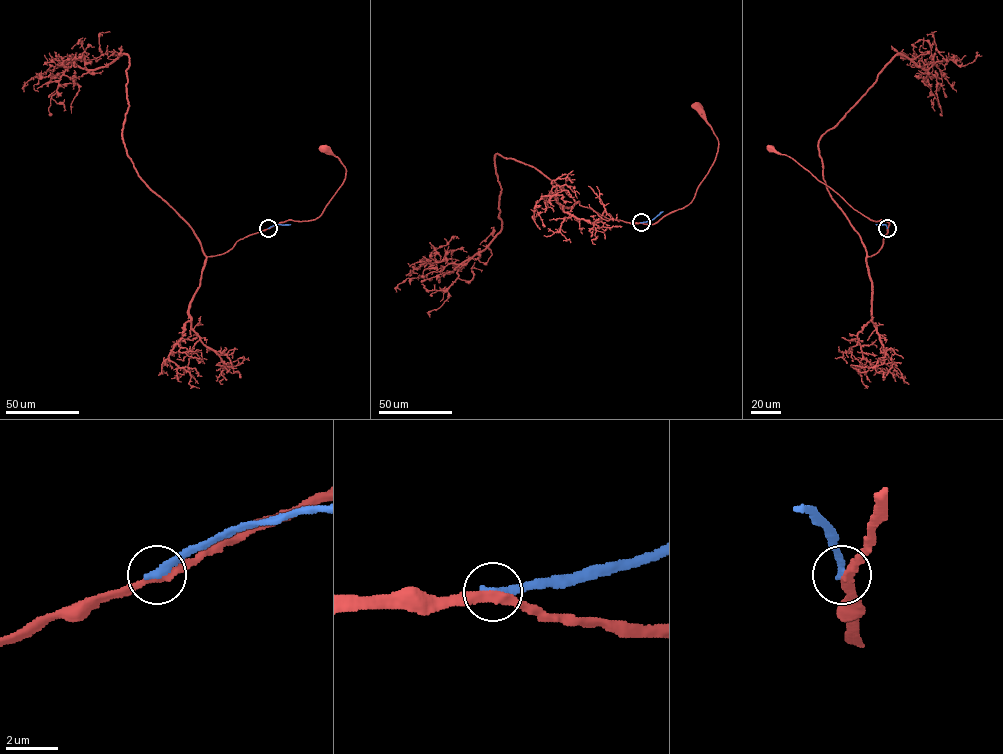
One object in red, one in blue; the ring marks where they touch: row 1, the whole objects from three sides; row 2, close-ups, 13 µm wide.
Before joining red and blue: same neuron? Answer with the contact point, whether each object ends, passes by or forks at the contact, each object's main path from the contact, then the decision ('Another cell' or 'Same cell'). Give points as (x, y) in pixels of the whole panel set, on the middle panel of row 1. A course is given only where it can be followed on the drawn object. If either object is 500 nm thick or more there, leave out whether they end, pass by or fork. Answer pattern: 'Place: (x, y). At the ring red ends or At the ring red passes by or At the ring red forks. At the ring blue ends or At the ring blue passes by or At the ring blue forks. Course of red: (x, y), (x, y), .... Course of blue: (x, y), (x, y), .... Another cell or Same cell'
Place: (641, 222). At the ring red passes by. At the ring blue ends. Course of red: (641, 222), (657, 223), (688, 205), (715, 160), (718, 138), (698, 105). Course of blue: (641, 222), (651, 220), (663, 211). Another cell

